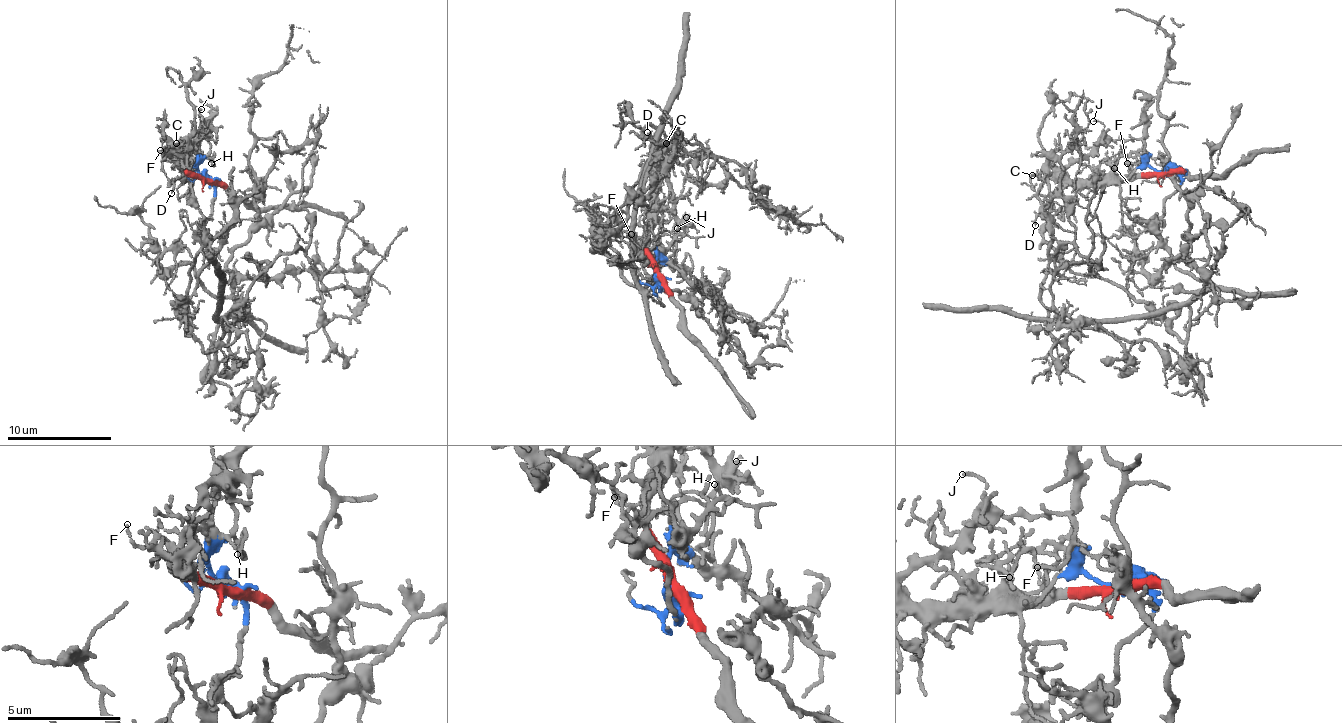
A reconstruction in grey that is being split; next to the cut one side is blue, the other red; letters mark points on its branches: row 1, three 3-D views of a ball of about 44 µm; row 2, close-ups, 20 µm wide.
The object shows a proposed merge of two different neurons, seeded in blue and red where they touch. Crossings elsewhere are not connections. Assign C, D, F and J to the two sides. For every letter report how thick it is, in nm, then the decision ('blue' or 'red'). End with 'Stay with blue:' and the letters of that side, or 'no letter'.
C: 160 nm thick; red
D: 100 nm thick; red
F: 100 nm thick; red
J: 110 nm thick; red
Stay with blue: no letter

